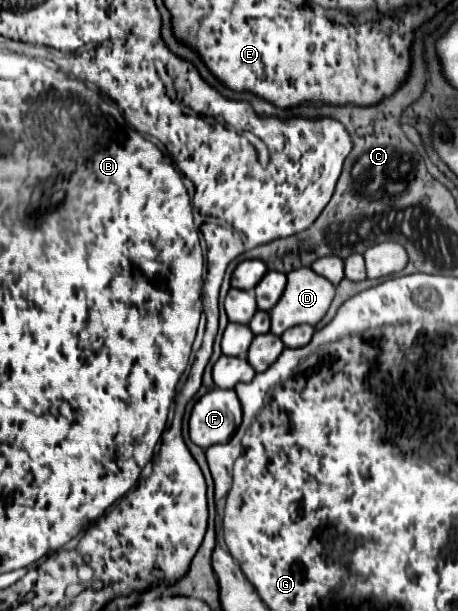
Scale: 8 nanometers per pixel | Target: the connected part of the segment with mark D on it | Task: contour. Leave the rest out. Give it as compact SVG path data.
M310 267L304 269L296 269L292 273L288 273L288 283L286 289L280 297L280 301L276 303L276 307L270 311L270 319L272 319L272 333L282 335L286 329L300 325L300 323L308 323L308 325L316 325L328 311L330 303L334 299L334 285L320 277L318 273L314 273Z

